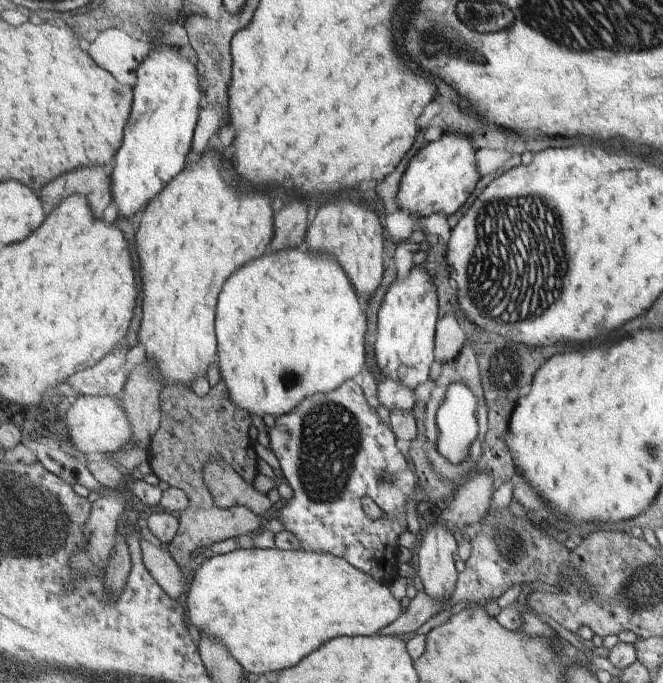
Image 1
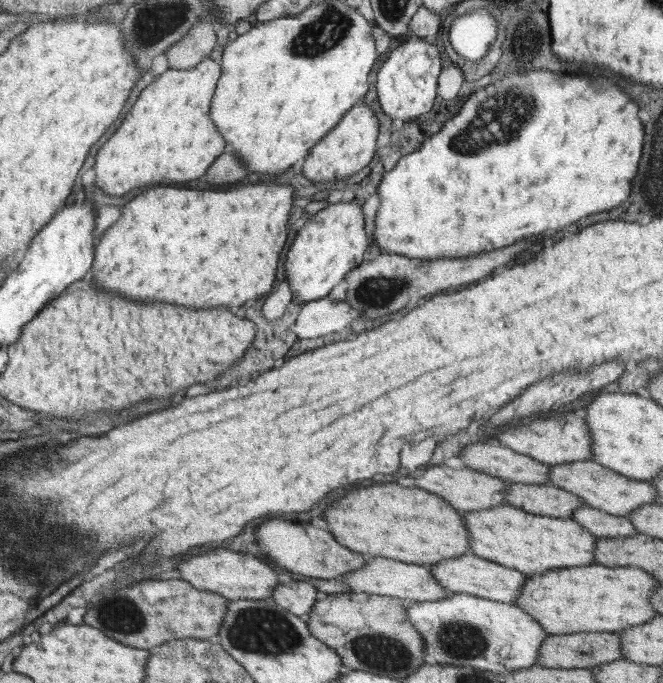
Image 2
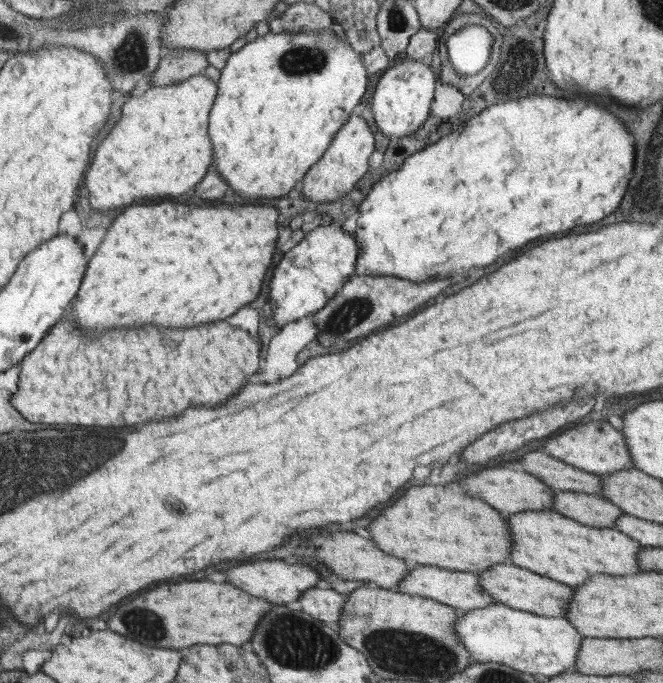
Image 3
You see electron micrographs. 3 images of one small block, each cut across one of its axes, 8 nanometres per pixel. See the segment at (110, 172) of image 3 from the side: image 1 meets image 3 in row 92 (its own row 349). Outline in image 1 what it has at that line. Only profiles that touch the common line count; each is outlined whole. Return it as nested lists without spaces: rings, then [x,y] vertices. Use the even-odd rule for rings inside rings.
[[[208,149],[202,154],[192,165],[183,170],[178,177],[174,177],[148,204],[142,214],[138,231],[135,232],[135,248],[138,254],[138,264],[140,264],[140,274],[142,274],[142,320],[138,333],[138,345],[144,346],[145,358],[148,363],[155,363],[159,368],[159,374],[164,380],[164,384],[181,383],[184,387],[190,388],[191,384],[197,379],[204,379],[207,374],[206,370],[210,368],[210,364],[214,364],[216,354],[218,353],[217,336],[214,336],[214,320],[216,320],[216,312],[219,300],[219,294],[223,290],[223,286],[227,280],[244,265],[266,255],[266,248],[270,244],[272,232],[274,228],[274,214],[272,214],[272,206],[270,200],[264,196],[266,190],[254,190],[254,194],[242,192],[239,186],[233,182],[232,186],[224,180],[224,176],[220,174],[222,164],[220,164],[220,154],[213,149]]]

